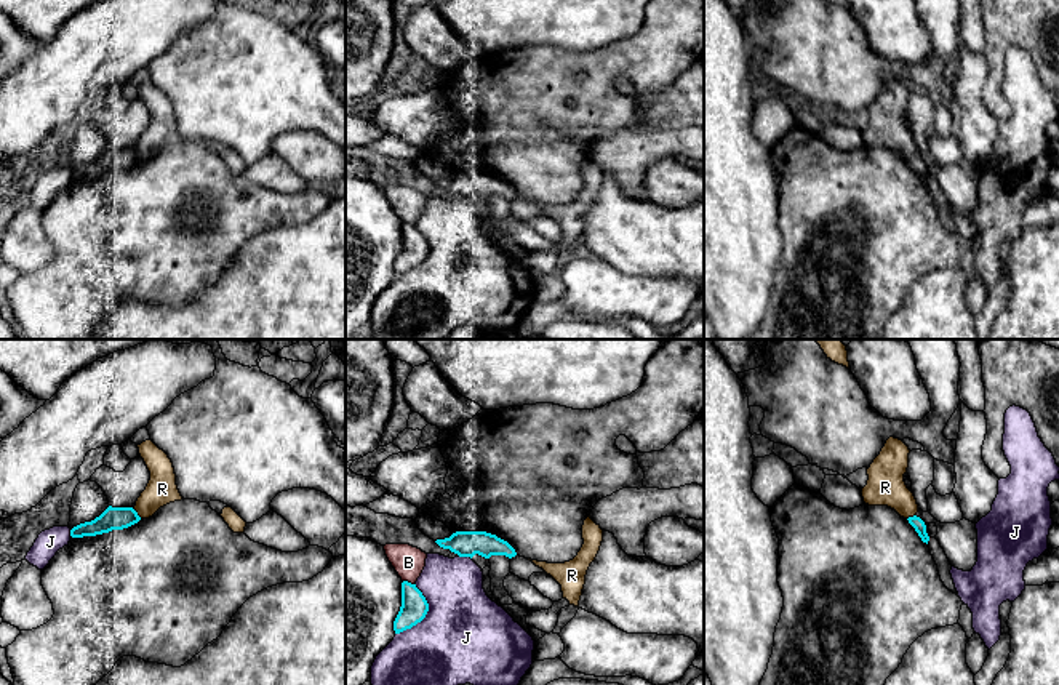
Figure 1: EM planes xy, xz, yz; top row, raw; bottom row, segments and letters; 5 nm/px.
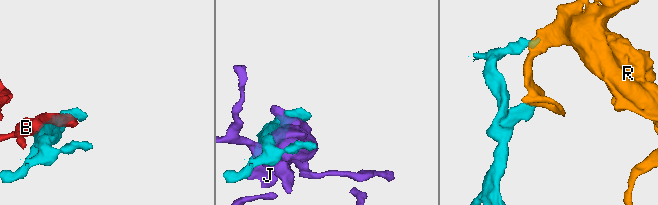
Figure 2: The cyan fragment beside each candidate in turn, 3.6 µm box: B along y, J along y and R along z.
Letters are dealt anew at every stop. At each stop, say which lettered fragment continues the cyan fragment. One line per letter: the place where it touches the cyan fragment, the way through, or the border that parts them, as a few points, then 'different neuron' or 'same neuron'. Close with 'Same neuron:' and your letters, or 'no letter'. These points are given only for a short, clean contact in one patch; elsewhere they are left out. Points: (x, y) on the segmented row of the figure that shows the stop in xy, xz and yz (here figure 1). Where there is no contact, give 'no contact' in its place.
B: contact xz (410, 583); different neuron
J: contact xz (426, 613); different neuron
R: contact xy (136, 514); different neuron
Same neuron: no letter

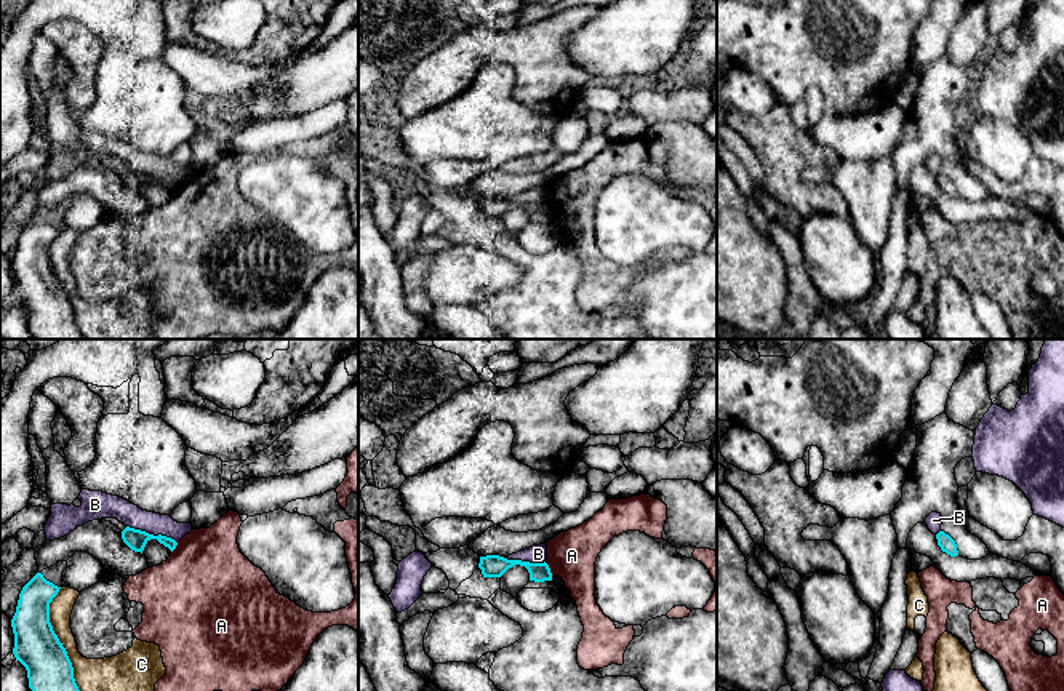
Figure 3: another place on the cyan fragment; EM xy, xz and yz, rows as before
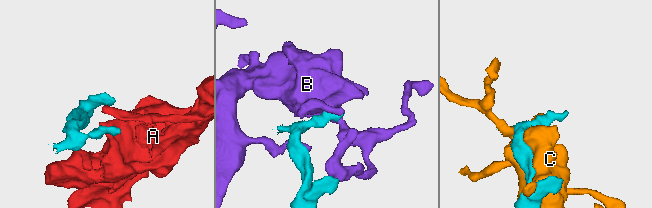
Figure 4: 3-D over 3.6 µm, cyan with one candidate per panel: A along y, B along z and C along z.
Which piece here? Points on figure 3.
A: contact xz (549, 570); border xz (544, 562), (552, 576); different neuron
B: contact xy (152, 535); different neuron
C: contact xy (58, 639); different neuron
Same neuron: no letter

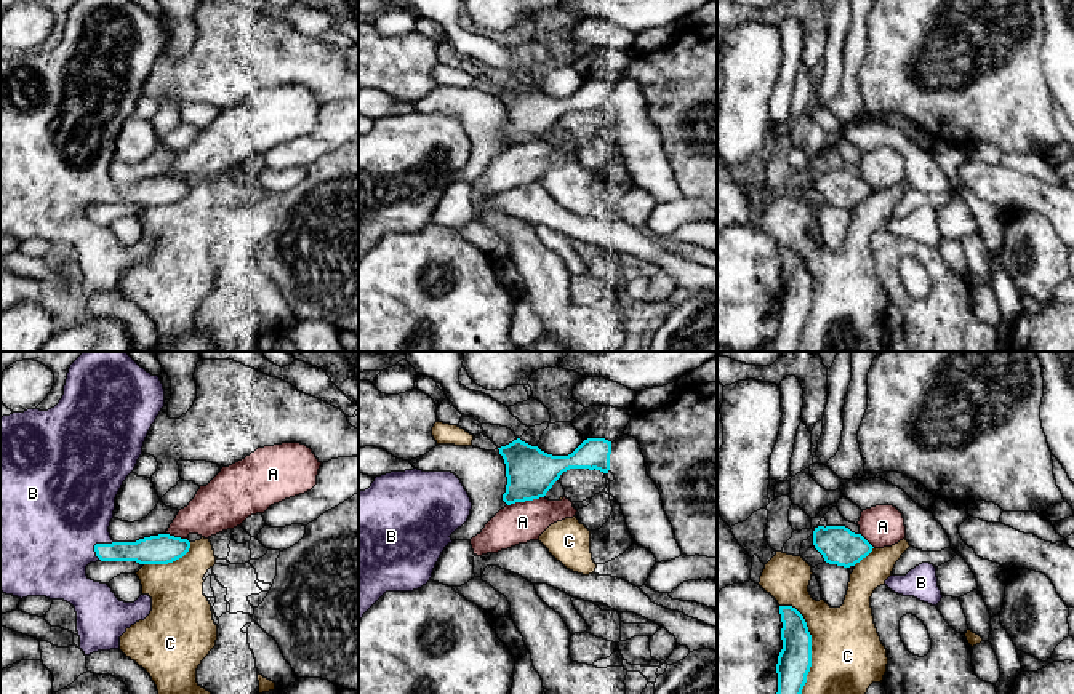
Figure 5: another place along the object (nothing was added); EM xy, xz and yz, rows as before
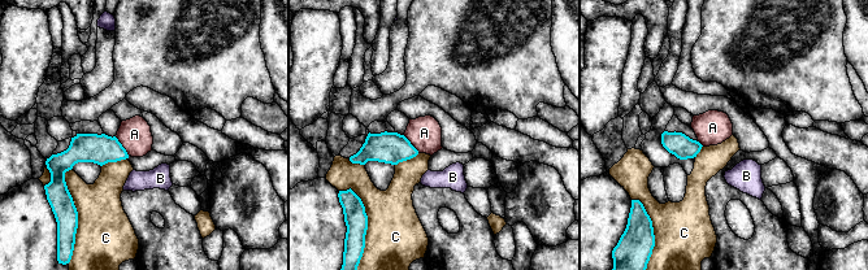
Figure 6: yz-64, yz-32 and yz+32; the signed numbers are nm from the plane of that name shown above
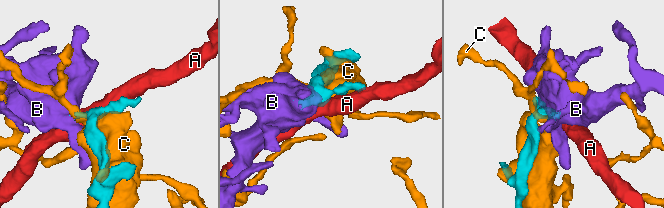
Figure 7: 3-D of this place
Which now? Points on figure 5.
A: contact xz (525, 499); border xz (543, 496), (516, 501), (508, 506); different neuron
B: contact xy (96, 544); way xy (144, 550), (106, 550), (96, 544), (63, 507); same neuron
C: contact yz (810, 643); different neuron
Same neuron: B

